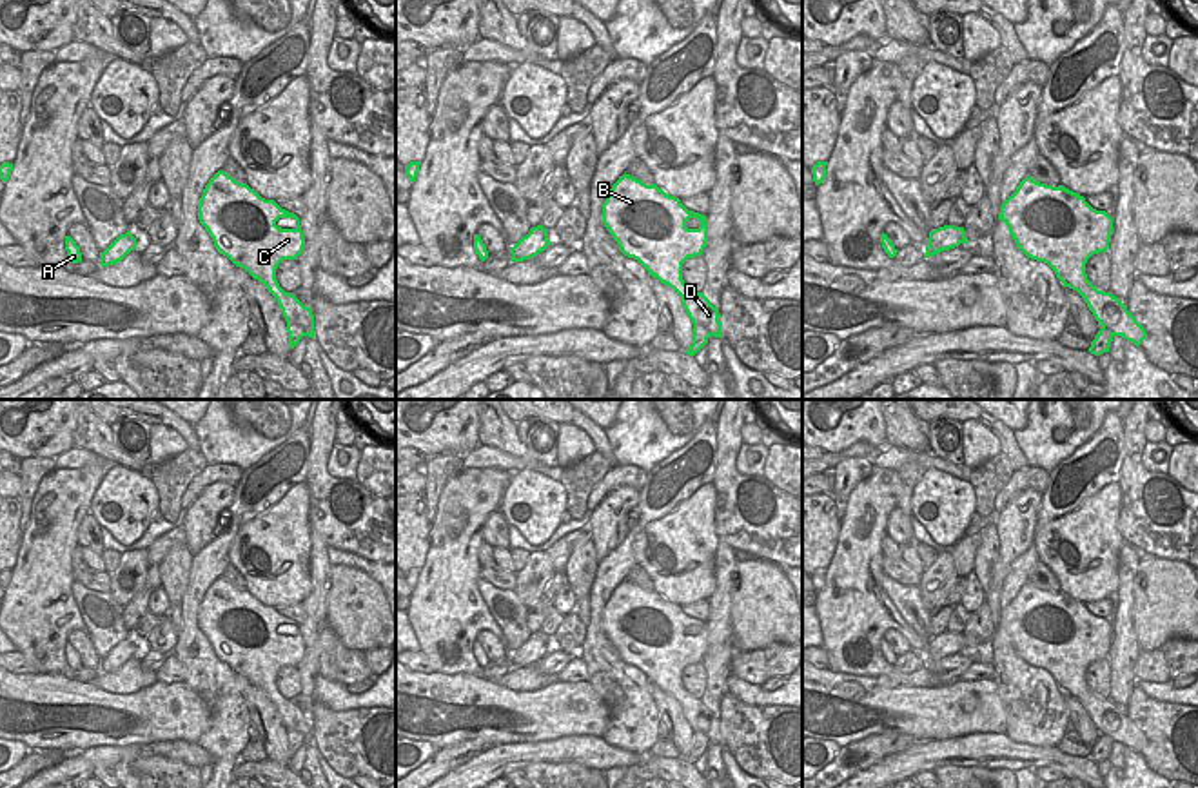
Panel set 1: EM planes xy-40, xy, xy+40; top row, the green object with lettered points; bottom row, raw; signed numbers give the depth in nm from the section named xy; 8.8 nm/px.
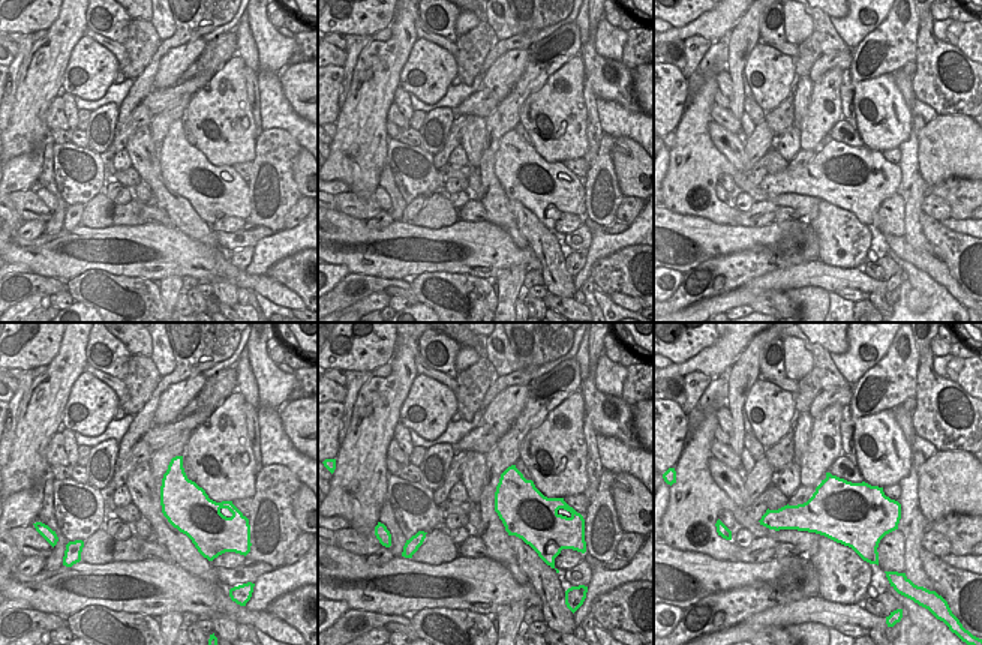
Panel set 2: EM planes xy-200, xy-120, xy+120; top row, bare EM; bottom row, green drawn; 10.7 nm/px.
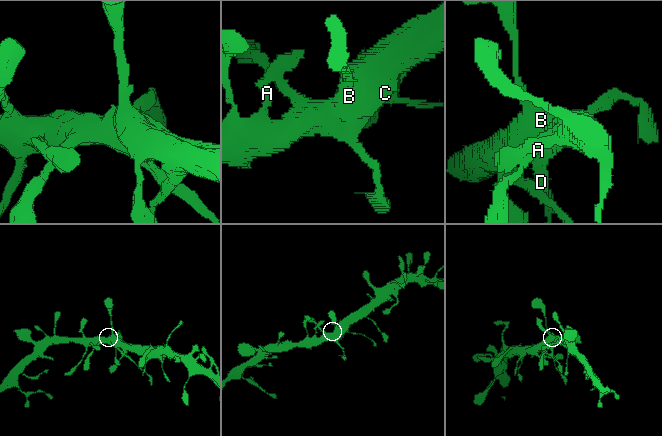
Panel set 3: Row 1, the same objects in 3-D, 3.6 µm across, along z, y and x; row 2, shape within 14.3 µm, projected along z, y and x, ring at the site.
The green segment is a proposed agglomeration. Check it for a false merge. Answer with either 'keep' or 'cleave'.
keep

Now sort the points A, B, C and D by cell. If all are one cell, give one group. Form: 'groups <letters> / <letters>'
groups A B C D

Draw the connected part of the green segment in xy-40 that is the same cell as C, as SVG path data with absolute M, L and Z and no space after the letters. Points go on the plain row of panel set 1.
M218 577L203 596L198 626L216 657L245 675L276 704L287 728L290 755L303 743L314 744L312 714L285 699L276 686L278 672L283 666L298 666L303 659L300 625L225 577Z

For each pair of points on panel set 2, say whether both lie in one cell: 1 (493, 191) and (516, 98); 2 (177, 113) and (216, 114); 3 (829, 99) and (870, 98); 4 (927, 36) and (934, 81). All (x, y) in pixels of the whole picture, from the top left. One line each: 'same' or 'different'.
1: same
2: different
3: different
4: same

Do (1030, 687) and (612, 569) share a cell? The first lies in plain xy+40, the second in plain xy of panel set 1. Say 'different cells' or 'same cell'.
same cell

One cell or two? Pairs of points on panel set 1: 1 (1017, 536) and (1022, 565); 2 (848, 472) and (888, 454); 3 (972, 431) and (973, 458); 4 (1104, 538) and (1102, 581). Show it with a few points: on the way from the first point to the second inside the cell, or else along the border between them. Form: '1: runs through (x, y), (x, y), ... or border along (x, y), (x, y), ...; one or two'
1: border along (1033, 543), (1010, 565), (1001, 592); two
2: border along (870, 460), (873, 467); two
3: runs through (973, 438), (973, 451); one
4: runs through (1104, 549), (1102, 571); one

